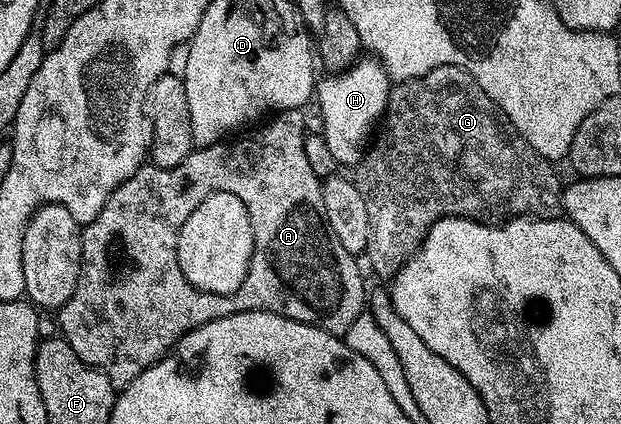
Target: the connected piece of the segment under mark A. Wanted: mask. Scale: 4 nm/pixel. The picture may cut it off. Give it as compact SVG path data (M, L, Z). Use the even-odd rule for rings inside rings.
M298 110L277 113L273 127L268 128L266 132L259 133L253 140L246 137L245 144L233 145L228 142L228 150L220 150L218 152L218 162L222 162L222 168L224 168L222 170L222 186L226 186L228 194L236 194L236 198L240 198L240 202L244 202L244 206L248 206L250 225L254 231L255 238L250 269L248 270L246 279L244 279L243 285L236 290L234 296L217 296L214 293L199 291L195 291L191 294L192 296L185 296L182 293L182 288L185 289L187 287L187 282L181 274L180 266L177 265L177 235L180 234L180 226L184 226L184 222L188 222L188 214L192 214L192 210L196 210L196 206L200 206L200 201L198 200L198 188L194 192L188 192L188 190L182 190L182 186L176 186L176 182L174 182L176 174L172 174L171 168L158 168L151 163L138 168L136 174L132 174L132 178L128 178L123 182L110 195L108 202L104 202L104 206L96 219L83 227L80 278L76 282L76 290L72 294L72 298L68 298L68 302L64 302L64 306L57 309L56 316L58 316L59 326L62 327L62 332L60 332L61 339L66 340L68 346L72 346L72 350L76 350L76 354L84 363L91 364L94 368L99 368L113 382L115 389L121 390L127 388L145 368L161 360L175 344L178 344L180 338L184 338L184 334L188 334L192 330L196 330L216 318L224 318L228 314L251 312L252 310L271 312L272 314L280 314L284 318L292 318L296 322L320 326L320 330L328 330L332 335L340 337L345 337L348 326L352 326L352 322L356 322L356 318L363 315L364 309L368 304L368 288L362 285L362 272L358 269L359 261L352 254L348 254L348 250L344 250L344 246L340 246L340 241L336 238L336 234L332 234L332 230L326 221L322 180L316 174L312 174L312 166L308 166L308 157L304 155L304 142L308 135L308 129L306 129L305 122L302 121L302 115L303 113ZM116 253L119 257L131 259L134 267L131 273L123 277L123 281L118 280L118 284L114 284L114 288L110 288L107 258Z

